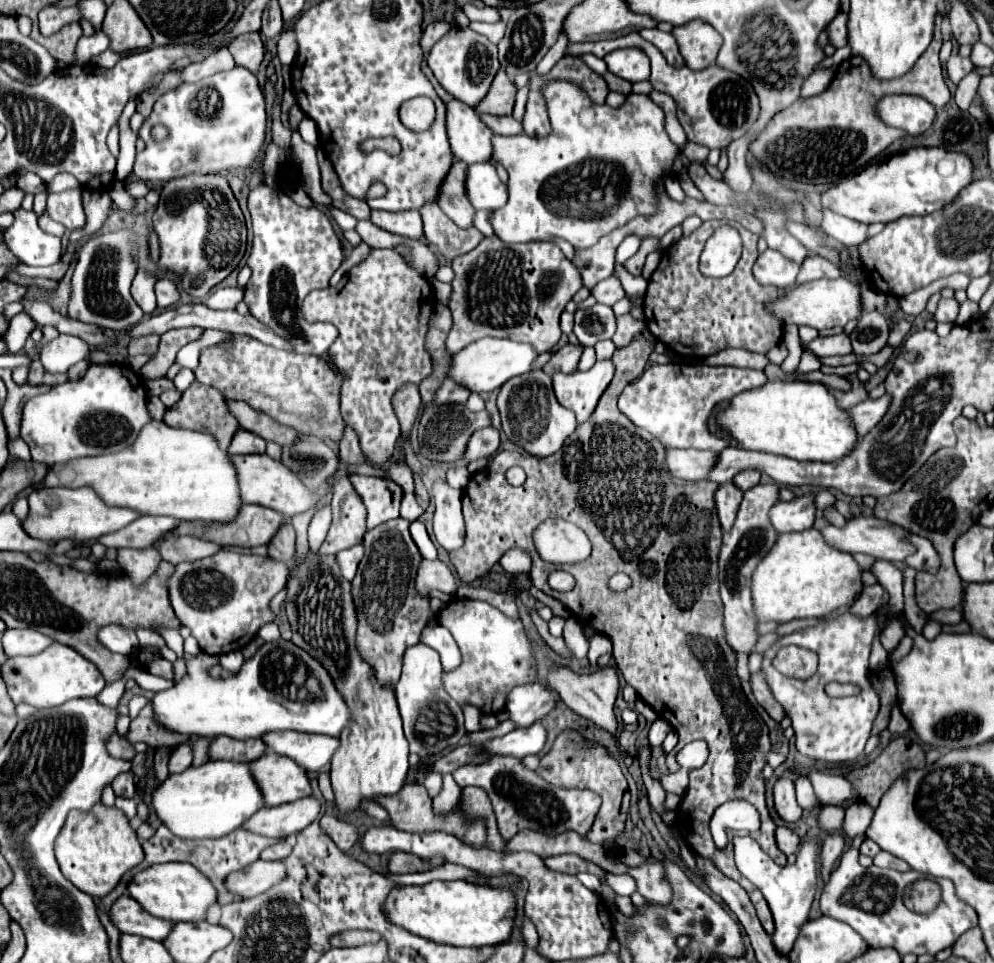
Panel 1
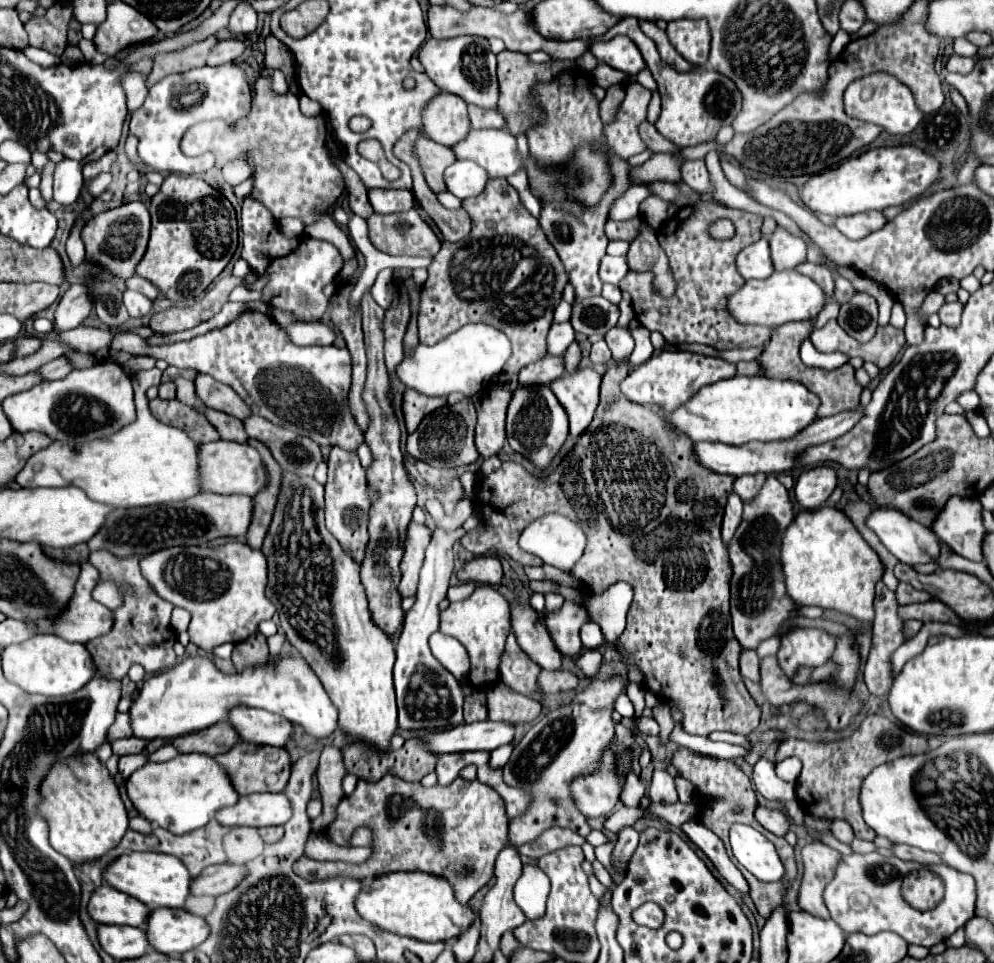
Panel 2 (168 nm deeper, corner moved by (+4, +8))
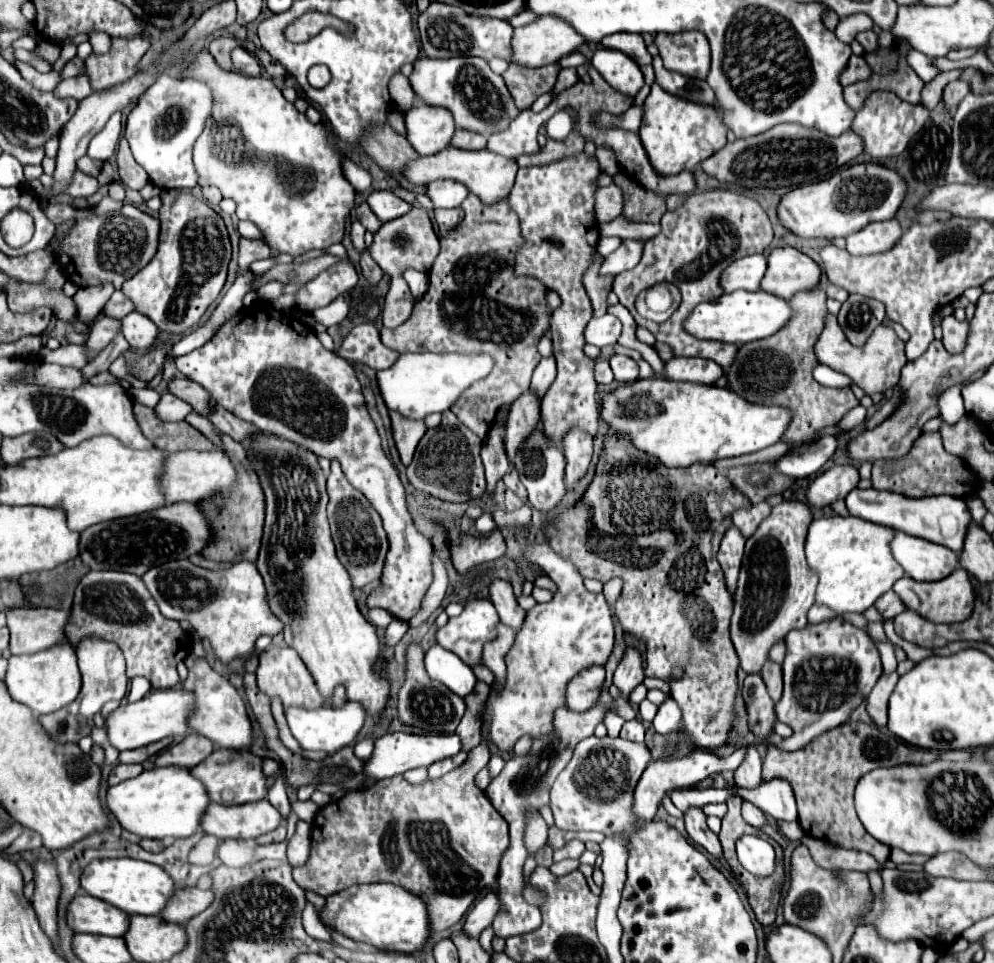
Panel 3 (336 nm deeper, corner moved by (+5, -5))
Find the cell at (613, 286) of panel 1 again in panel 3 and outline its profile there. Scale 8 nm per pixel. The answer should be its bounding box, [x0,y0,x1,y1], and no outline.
[600,239,642,277]

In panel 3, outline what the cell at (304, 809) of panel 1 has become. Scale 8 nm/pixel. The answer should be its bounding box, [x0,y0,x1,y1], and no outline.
[202,799,280,839]

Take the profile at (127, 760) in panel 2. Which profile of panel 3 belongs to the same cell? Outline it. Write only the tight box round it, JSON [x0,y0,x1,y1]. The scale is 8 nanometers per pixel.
[108,765,144,785]

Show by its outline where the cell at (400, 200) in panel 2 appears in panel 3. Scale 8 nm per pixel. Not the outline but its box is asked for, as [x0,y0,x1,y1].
[366,191,412,223]

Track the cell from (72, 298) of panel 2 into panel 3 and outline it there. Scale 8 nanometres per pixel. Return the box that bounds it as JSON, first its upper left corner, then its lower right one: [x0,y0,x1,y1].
[72,285,114,325]

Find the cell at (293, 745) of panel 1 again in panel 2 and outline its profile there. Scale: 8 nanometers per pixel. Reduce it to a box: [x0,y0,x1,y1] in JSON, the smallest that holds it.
[229,708,293,746]

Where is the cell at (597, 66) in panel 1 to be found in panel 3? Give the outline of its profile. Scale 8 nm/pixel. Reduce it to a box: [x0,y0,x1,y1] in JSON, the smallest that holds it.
[418,3,512,61]

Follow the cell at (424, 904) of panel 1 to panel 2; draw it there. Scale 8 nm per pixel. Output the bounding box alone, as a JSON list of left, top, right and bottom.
[357,872,475,942]

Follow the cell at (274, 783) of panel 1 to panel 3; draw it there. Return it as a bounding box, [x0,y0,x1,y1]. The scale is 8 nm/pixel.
[192,749,268,805]

